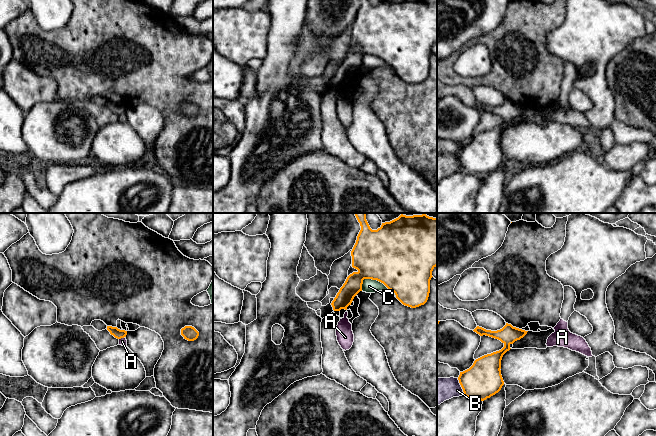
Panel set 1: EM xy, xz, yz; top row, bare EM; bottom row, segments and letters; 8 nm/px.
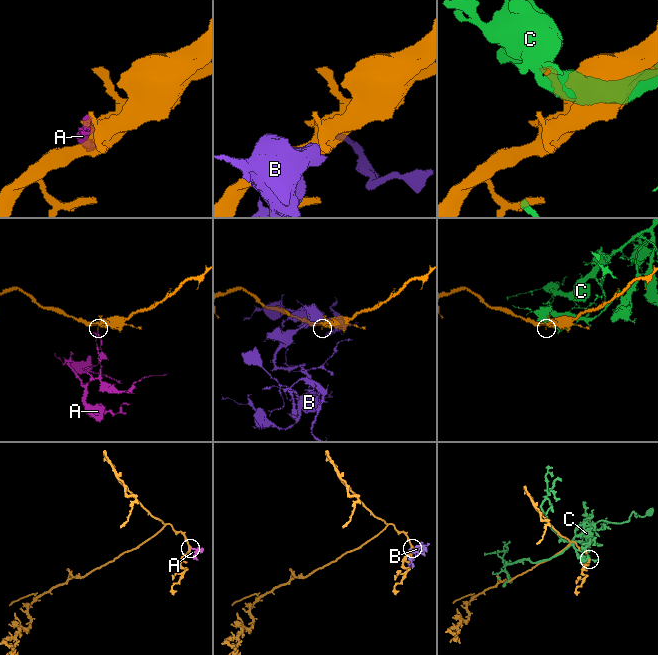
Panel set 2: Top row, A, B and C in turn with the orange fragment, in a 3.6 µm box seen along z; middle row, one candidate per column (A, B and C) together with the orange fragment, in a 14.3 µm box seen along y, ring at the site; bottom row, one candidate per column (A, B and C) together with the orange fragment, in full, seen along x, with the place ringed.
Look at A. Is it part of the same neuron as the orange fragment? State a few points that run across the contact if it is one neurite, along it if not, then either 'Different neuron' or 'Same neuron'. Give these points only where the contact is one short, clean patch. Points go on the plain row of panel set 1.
Line: xy (124, 112), (119, 115). Different neuron

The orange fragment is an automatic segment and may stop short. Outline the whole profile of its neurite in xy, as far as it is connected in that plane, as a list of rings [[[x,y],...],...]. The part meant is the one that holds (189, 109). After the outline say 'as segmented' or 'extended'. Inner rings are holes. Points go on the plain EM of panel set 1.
[[[185,102],[181,105],[181,111],[188,117],[194,117],[198,114],[199,108],[192,102]]] | as segmented

